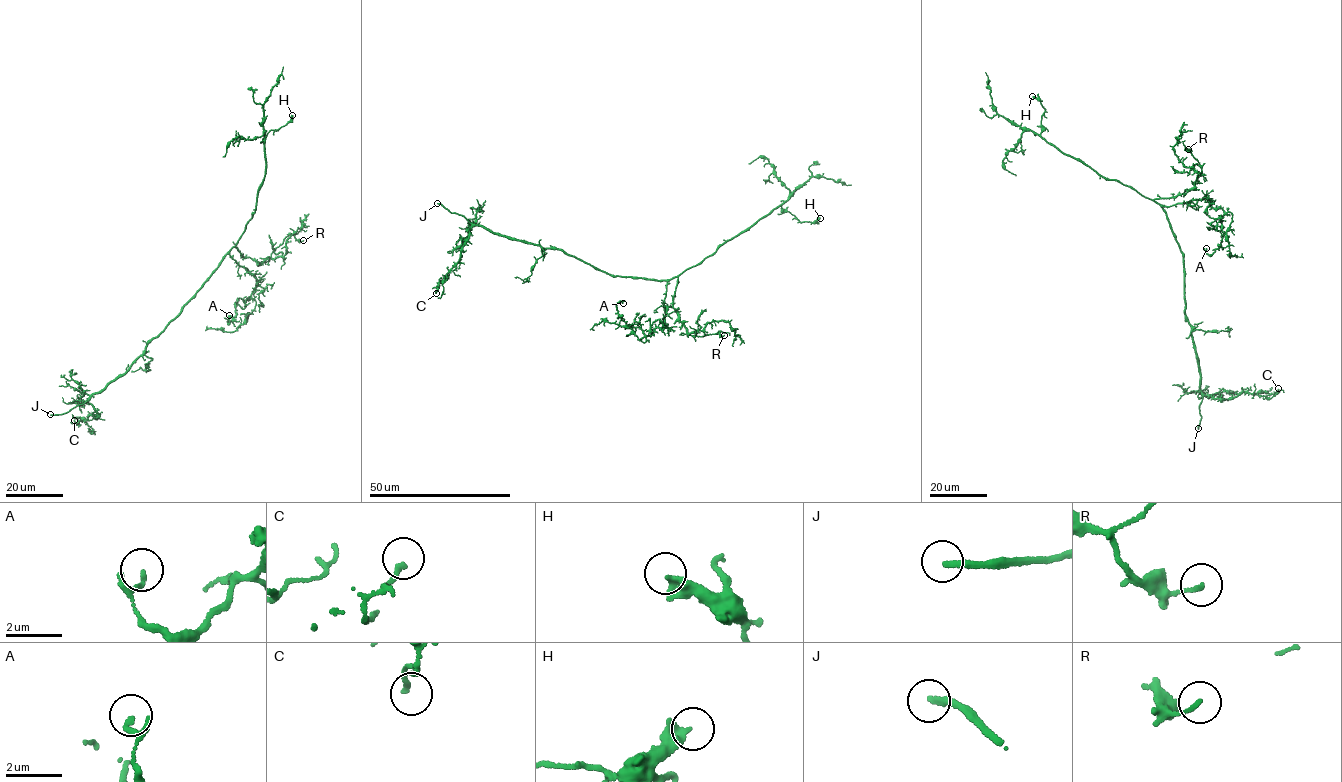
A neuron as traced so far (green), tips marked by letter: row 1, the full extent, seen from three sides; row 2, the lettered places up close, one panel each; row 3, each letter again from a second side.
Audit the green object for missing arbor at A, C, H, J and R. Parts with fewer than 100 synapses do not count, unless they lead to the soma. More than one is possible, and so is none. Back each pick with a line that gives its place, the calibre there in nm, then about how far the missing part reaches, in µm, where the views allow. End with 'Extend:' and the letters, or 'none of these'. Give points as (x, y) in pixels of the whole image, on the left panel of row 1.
J: at (50, 414); 220 nm thick; about 40 µm are missing
Extend: J

